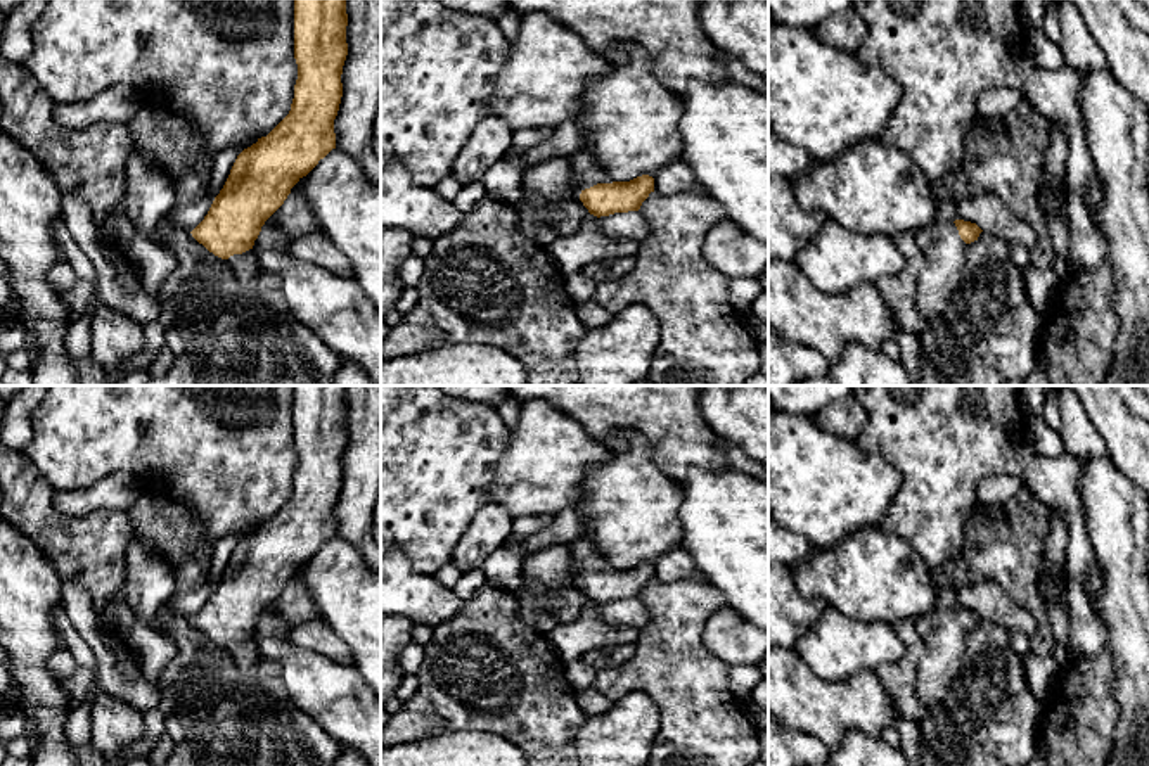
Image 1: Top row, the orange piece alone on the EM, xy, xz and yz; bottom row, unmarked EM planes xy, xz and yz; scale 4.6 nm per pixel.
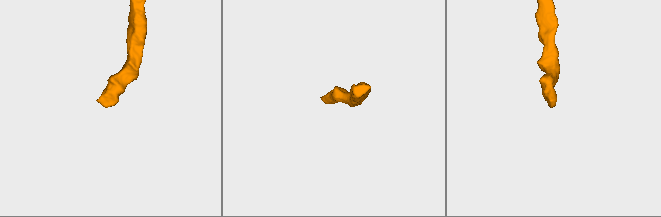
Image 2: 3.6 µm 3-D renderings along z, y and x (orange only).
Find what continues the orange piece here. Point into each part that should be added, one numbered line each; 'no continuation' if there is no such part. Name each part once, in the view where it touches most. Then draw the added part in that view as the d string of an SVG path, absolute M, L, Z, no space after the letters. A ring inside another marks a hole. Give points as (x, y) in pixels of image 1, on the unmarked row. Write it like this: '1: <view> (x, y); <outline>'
1: xz (585, 557); M581 534L566 543L571 552L571 572L580 578L590 576L597 571L613 571L614 567L599 553L594 539L588 534Z

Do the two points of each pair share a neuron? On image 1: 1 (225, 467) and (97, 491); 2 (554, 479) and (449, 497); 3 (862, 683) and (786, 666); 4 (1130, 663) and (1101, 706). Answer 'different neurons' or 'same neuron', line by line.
1: different neurons
2: different neurons
3: same neuron
4: different neurons

